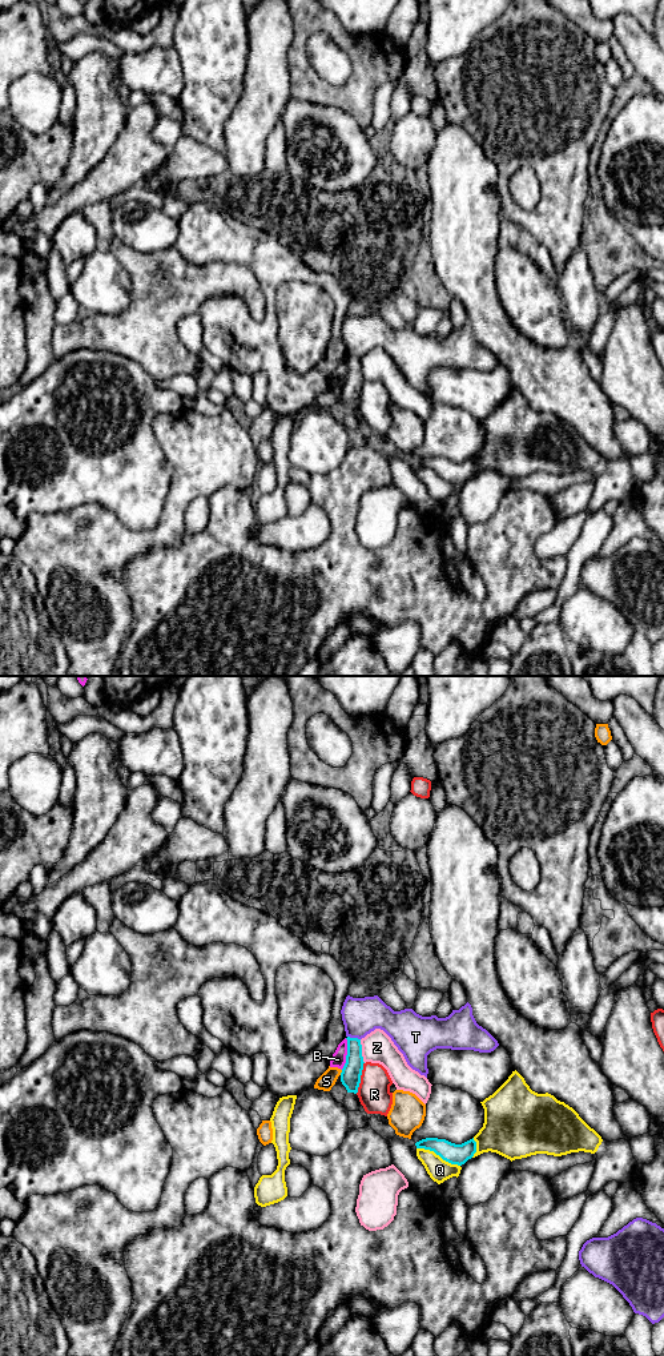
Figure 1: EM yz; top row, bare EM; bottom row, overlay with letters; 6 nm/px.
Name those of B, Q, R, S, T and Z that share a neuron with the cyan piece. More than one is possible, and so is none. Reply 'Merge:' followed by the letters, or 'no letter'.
Merge: no letter

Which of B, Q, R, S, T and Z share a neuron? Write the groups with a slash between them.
B / Q / R / S / T / Z

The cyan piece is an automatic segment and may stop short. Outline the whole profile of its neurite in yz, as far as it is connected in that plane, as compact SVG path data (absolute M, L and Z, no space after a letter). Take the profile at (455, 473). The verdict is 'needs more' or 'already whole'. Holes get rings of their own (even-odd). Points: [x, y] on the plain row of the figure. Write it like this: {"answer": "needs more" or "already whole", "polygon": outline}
{"answer": "already whole", "polygon": "M426 456L415 462L416 467L434 470L443 479L462 484L476 471L476 460L472 458L455 463L446 458Z"}

